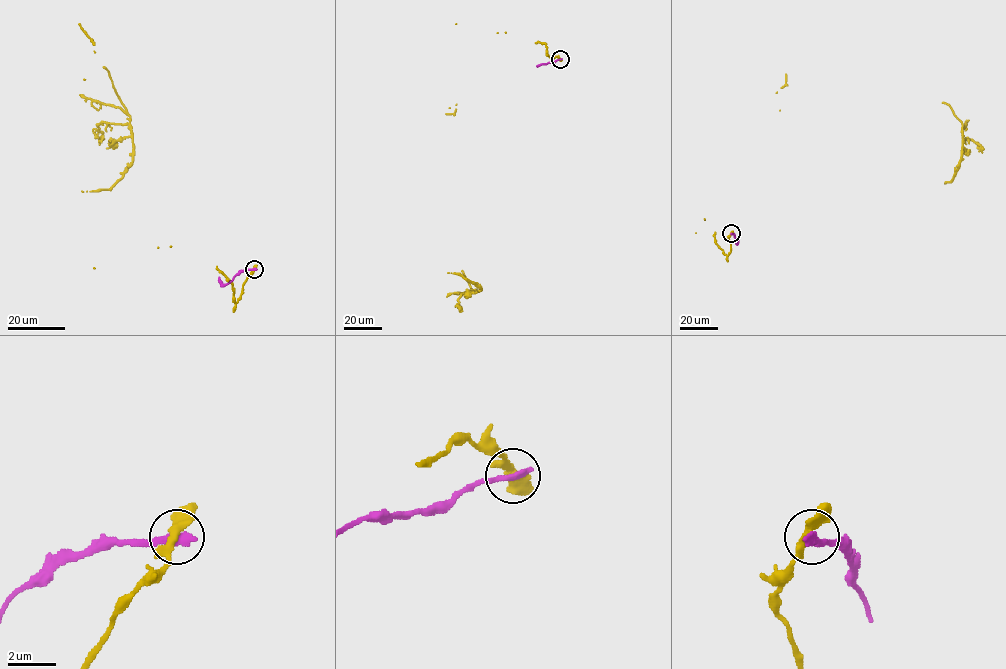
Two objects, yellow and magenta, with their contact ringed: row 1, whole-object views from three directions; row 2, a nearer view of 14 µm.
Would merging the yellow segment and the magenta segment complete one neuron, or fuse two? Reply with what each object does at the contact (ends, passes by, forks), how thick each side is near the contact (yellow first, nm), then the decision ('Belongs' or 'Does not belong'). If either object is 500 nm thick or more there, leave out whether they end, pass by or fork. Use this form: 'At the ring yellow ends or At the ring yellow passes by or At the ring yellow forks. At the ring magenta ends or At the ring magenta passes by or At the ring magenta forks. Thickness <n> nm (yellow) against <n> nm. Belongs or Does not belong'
At the ring yellow passes by. At the ring magenta ends. Thickness 360 nm (yellow) against 360 nm. Does not belong

